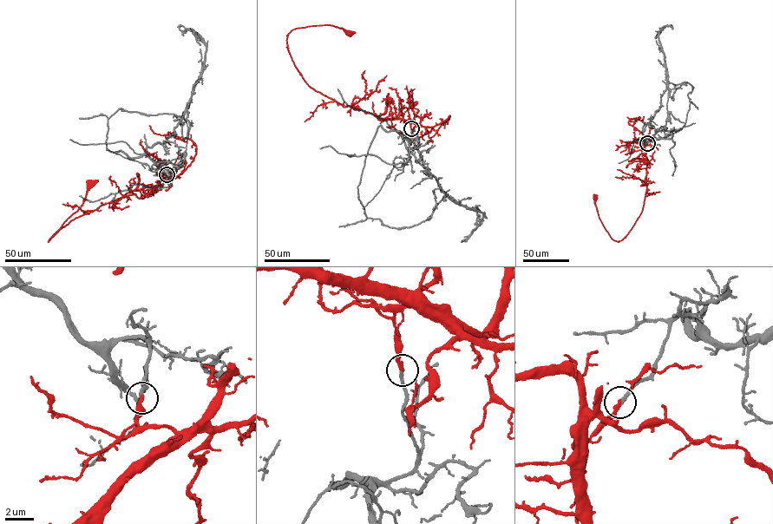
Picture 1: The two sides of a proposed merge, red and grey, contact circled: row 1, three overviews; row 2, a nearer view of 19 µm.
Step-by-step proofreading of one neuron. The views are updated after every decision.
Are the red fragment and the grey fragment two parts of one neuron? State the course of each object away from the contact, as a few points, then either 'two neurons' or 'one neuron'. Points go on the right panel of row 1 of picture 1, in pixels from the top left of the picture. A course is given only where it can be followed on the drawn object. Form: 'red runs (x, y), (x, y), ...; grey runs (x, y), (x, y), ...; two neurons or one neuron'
red runs (647, 143), (644, 146), (649, 162), (644, 204), (633, 225), (621, 240), (612, 239), (604, 226), (595, 198); grey runs (647, 143), (652, 139), (644, 137), (643, 132), (658, 109), (666, 87), (658, 34), (671, 25); two neurons

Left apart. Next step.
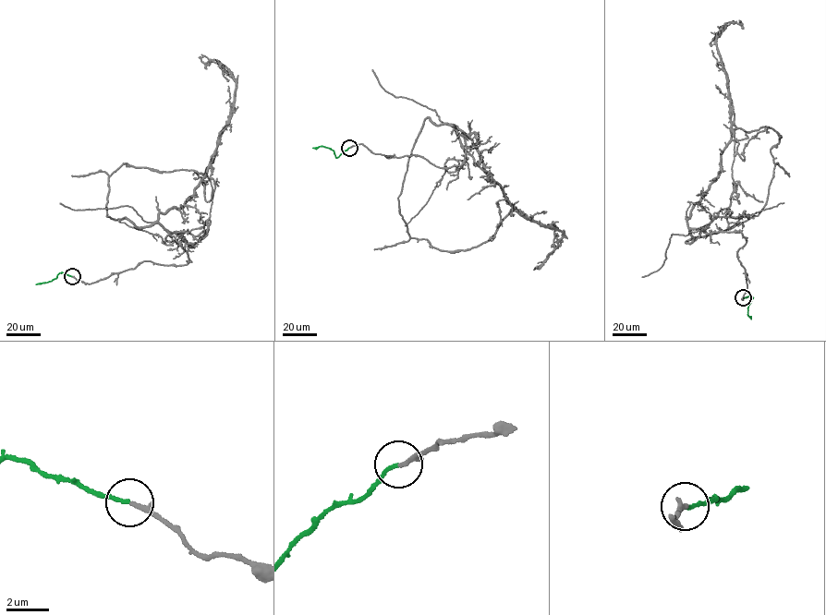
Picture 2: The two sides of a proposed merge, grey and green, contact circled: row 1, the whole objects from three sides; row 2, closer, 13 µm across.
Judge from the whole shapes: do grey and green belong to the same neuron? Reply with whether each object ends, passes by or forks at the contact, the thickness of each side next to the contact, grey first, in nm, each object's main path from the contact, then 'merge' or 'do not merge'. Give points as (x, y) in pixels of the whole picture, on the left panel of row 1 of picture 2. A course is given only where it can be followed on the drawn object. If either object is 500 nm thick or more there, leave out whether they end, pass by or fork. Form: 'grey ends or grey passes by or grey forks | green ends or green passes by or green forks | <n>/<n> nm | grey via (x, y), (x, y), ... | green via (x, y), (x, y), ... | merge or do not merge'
grey passes by | green ends | 140/150 nm | grey via (71, 276), (89, 283), (146, 260), (188, 262), (159, 214), (185, 204), (205, 176), (236, 85), (199, 57) | green via (71, 276), (59, 272), (56, 278), (36, 284) | merge

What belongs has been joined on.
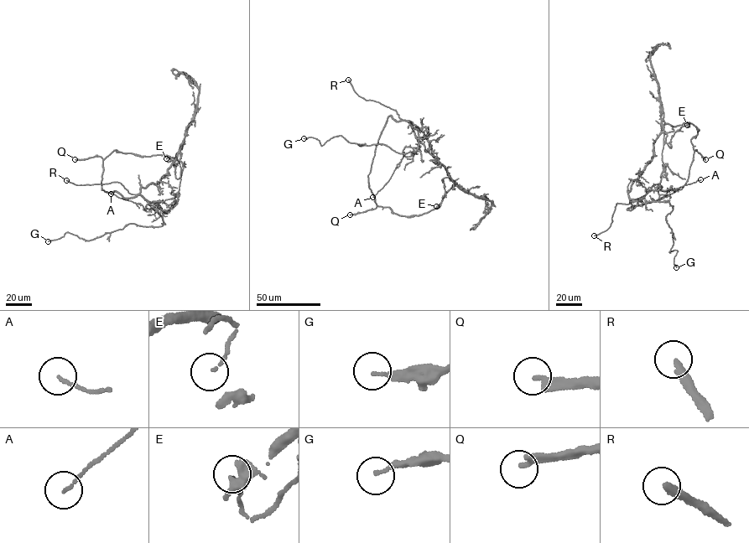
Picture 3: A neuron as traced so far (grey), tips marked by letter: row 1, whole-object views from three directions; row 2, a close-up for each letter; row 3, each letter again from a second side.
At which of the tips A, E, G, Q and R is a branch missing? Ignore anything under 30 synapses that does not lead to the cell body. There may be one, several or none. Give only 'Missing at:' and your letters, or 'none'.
Missing at: Q, R

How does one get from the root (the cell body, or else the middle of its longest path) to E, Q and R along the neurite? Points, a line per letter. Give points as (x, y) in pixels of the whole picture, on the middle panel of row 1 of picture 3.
E: (415, 125), (453, 181), (449, 177), (441, 179), (445, 192), (440, 206), (436, 206)
Q: (415, 125), (410, 121), (397, 121), (391, 116), (387, 116), (368, 175), (377, 206), (350, 214)
R: (415, 125), (399, 117), (396, 111), (361, 97), (348, 80)

